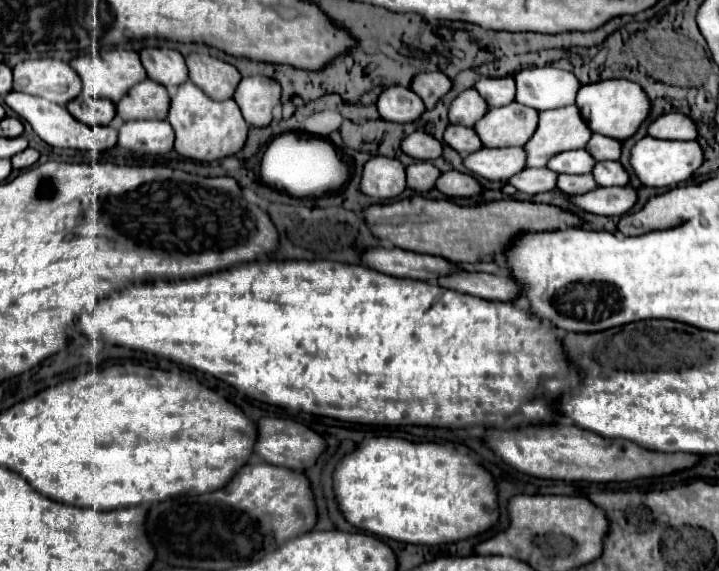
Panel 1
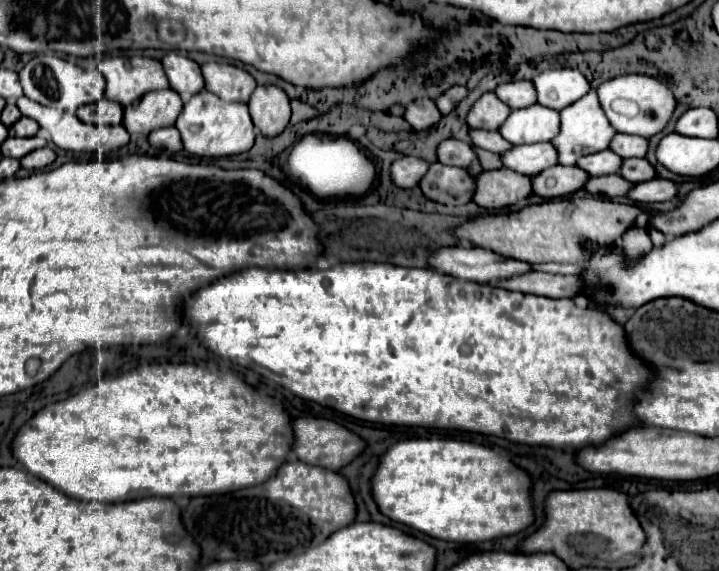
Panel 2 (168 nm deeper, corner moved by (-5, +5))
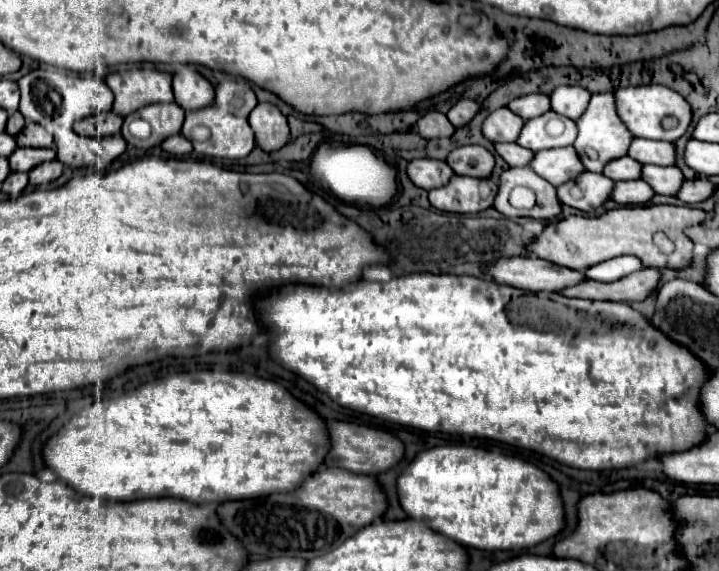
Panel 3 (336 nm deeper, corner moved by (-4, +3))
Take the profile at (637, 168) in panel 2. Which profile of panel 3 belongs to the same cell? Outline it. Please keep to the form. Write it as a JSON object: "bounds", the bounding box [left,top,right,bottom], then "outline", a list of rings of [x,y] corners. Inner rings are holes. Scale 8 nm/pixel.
{"bounds":[643,165,685,197],"outline":[[[645,165],[643,167],[643,181],[647,181],[655,189],[655,193],[675,197],[675,193],[679,193],[679,185],[683,185],[685,177],[679,167]]]}

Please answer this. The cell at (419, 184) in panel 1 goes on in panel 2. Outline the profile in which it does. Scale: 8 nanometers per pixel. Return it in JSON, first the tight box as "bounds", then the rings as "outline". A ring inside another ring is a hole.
{"bounds":[420,163,474,205],"outline":[[[432,163],[428,175],[420,179],[422,193],[438,203],[464,205],[474,193],[474,179],[460,167]]]}

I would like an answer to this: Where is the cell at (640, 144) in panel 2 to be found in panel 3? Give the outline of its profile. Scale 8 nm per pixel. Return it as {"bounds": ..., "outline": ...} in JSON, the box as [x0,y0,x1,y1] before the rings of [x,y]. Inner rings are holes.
{"bounds":[629,139,675,165],"outline":[[[635,139],[629,147],[629,157],[647,165],[675,165],[674,141],[649,141],[649,139]]]}

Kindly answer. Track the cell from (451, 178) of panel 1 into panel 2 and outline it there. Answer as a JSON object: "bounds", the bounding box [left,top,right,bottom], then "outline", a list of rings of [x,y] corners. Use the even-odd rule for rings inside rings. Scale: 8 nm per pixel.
{"bounds":[472,169,532,209],"outline":[[[496,169],[496,171],[482,171],[474,177],[474,195],[472,195],[472,201],[484,209],[502,209],[502,207],[508,207],[512,203],[518,203],[518,201],[524,201],[530,193],[532,193],[532,183],[530,183],[530,177],[526,175],[520,175],[512,169]]]}

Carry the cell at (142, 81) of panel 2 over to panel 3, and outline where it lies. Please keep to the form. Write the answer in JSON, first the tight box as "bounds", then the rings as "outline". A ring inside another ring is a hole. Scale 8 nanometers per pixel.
{"bounds":[105,69,173,117],"outline":[[[131,69],[123,73],[111,73],[105,81],[115,93],[113,111],[121,117],[127,117],[143,105],[173,101],[169,73],[155,69]]]}

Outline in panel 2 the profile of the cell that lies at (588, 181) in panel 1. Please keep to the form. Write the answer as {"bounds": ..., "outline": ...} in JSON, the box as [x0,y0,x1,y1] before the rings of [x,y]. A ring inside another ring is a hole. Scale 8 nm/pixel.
{"bounds":[584,173,632,199],"outline":[[[618,173],[600,175],[600,177],[588,177],[586,183],[584,183],[584,191],[588,191],[590,195],[606,197],[606,199],[622,197],[630,187],[632,187],[632,183],[622,179]]]}

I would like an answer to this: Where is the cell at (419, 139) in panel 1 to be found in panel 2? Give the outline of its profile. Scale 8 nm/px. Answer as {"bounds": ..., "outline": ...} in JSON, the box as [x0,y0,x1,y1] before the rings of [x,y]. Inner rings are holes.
{"bounds":[436,139,476,167],"outline":[[[444,139],[436,147],[436,155],[438,155],[440,163],[456,165],[456,167],[468,167],[476,159],[472,147],[464,141],[456,141],[456,139]]]}

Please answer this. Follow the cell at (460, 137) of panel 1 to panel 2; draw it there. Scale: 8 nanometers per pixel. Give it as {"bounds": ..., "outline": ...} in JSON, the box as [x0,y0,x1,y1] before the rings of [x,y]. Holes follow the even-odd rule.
{"bounds":[470,129,512,155],"outline":[[[470,129],[470,139],[472,139],[472,143],[474,143],[476,147],[486,149],[486,151],[492,151],[492,153],[498,153],[498,155],[500,155],[500,151],[506,151],[506,149],[512,147],[508,141],[504,141],[504,139],[500,137],[498,131]]]}

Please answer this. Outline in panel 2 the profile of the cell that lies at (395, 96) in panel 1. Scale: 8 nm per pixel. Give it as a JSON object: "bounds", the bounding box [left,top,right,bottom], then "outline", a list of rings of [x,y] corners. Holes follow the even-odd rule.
{"bounds":[404,97,440,131],"outline":[[[420,97],[418,101],[412,101],[404,109],[404,119],[412,125],[414,131],[428,129],[430,125],[436,125],[440,121],[440,111],[436,109],[434,101],[428,97]]]}

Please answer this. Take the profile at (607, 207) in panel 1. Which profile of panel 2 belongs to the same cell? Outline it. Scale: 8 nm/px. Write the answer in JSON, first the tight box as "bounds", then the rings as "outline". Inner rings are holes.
{"bounds":[626,179,678,203],"outline":[[[650,179],[650,181],[642,181],[636,183],[626,197],[634,203],[654,203],[654,201],[668,201],[676,195],[678,185],[674,181],[666,181],[666,179]]]}

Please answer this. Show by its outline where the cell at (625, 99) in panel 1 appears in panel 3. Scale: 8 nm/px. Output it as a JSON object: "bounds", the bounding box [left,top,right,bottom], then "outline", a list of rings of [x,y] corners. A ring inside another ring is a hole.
{"bounds":[615,85,691,141],"outline":[[[643,85],[643,87],[625,87],[615,91],[617,111],[627,129],[635,137],[659,139],[659,141],[677,141],[691,123],[691,105],[673,89],[663,85]]]}

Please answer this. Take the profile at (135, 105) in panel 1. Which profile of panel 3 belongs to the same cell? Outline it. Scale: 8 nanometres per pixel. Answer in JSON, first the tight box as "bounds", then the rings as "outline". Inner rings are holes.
{"bounds":[123,103,185,149],"outline":[[[155,103],[155,105],[147,105],[147,107],[141,107],[139,111],[131,113],[125,117],[125,123],[123,123],[123,137],[127,143],[131,143],[133,147],[137,149],[151,149],[159,143],[163,143],[167,137],[179,133],[181,125],[183,125],[183,117],[185,117],[185,111],[177,105],[177,103]],[[133,119],[145,119],[149,125],[151,125],[151,137],[141,141],[141,139],[135,139],[131,133],[129,133],[129,123]]]}

